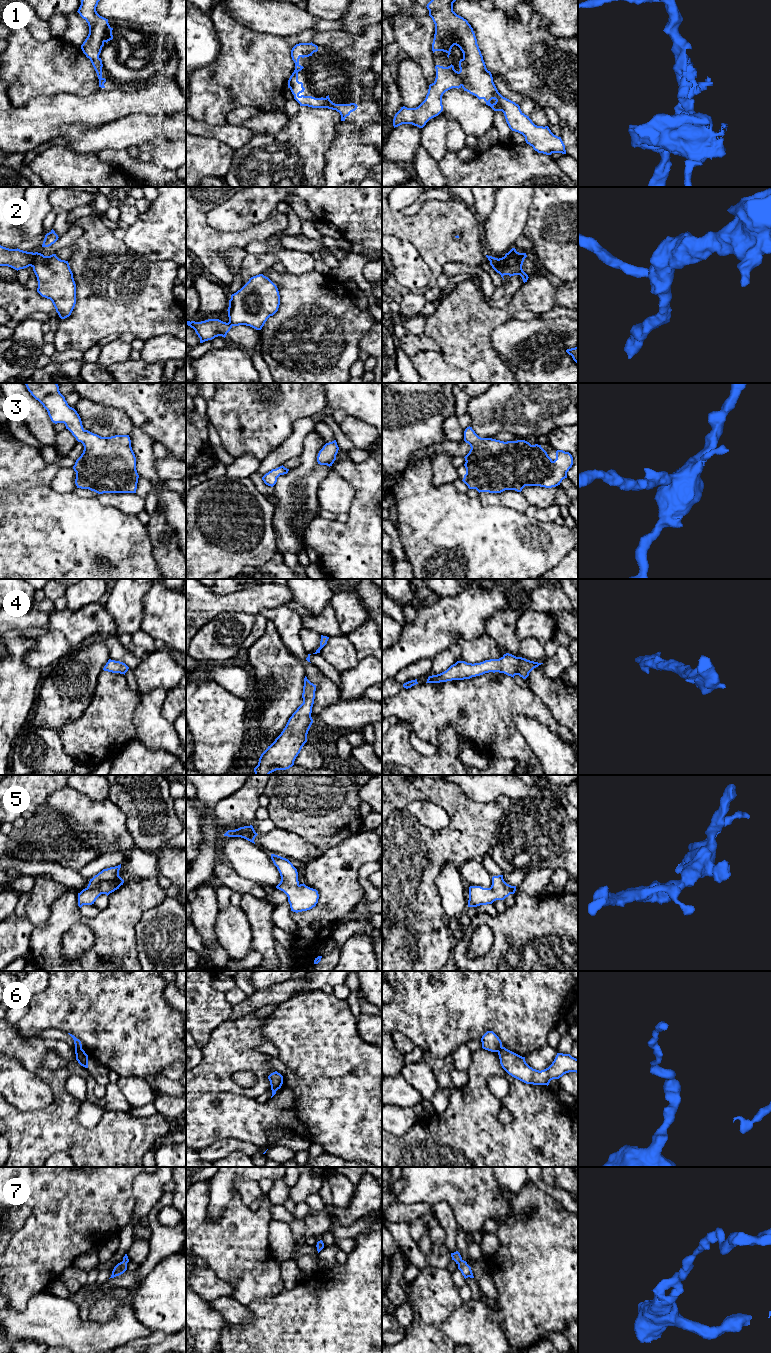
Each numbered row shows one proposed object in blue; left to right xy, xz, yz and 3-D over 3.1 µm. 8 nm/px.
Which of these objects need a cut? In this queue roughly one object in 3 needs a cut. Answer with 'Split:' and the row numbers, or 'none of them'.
Split: 2, 6

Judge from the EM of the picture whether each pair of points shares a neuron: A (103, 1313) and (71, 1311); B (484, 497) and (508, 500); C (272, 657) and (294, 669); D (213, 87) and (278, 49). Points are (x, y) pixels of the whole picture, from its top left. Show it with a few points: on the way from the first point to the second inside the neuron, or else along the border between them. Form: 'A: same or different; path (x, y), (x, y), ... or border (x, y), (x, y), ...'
A: different; border (113, 1313), (106, 1321), (94, 1322), (89, 1320)
B: same; path (490, 499), (502, 499)
C: same; path (277, 662), (284, 669), (289, 669)
D: same; path (229, 83), (262, 63)

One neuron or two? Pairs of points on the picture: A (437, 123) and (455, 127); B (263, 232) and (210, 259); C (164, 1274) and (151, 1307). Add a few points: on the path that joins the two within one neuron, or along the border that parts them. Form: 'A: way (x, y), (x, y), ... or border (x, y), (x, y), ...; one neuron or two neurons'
A: border (448, 119), (447, 149); two neurons
B: way (249, 235), (239, 240), (227, 240), (222, 245); one neuron
C: way (164, 1282), (164, 1294), (159, 1299); one neuron

